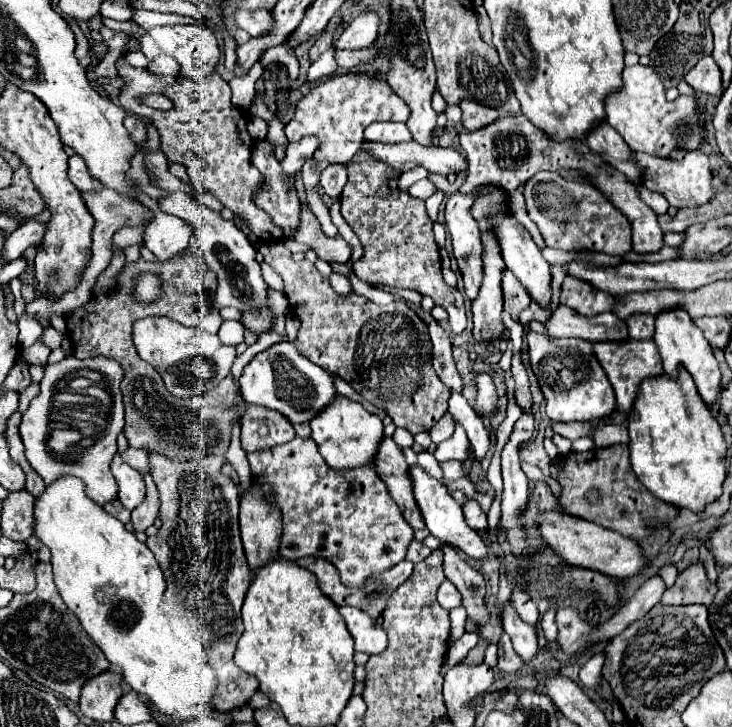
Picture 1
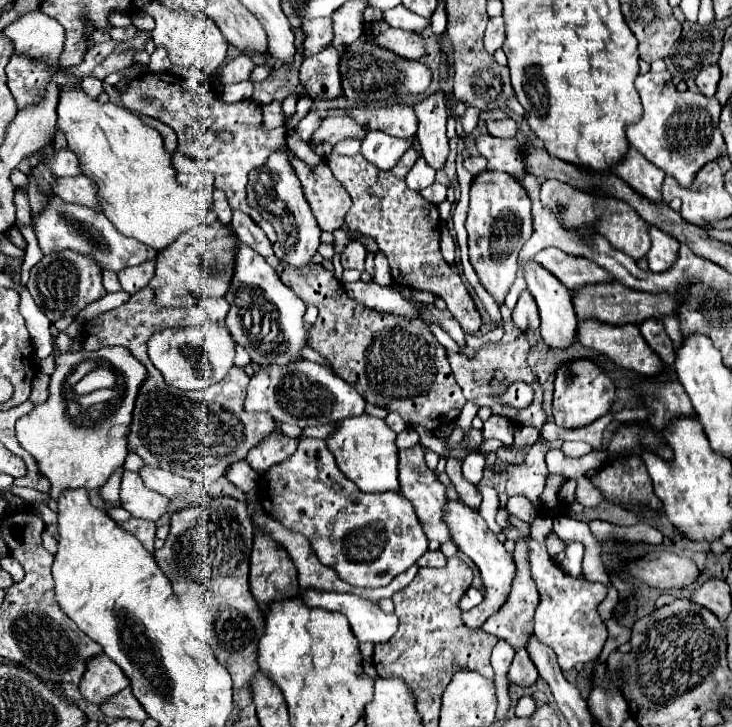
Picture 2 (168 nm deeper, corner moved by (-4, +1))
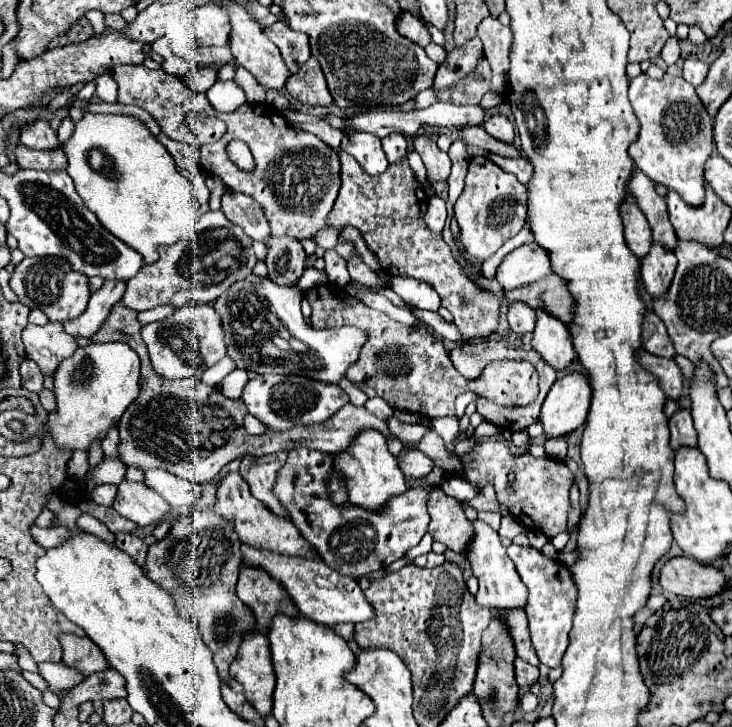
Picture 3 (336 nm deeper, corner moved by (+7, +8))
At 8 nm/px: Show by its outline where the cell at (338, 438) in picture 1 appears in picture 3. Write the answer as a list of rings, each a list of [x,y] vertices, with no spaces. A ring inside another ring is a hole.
[[[373,430],[361,432],[361,436],[357,436],[353,448],[347,448],[345,452],[337,454],[335,468],[341,468],[341,472],[345,472],[345,476],[349,476],[349,502],[359,508],[371,510],[371,512],[383,510],[393,496],[399,496],[409,490],[397,458],[393,454],[389,454],[389,450],[387,450],[387,440],[383,436],[379,436],[379,432],[373,432]]]

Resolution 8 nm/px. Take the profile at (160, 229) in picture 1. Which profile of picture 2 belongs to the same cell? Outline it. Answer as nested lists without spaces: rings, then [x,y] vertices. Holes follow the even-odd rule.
[[[150,259],[150,261],[144,261],[142,265],[136,265],[136,267],[126,267],[118,273],[118,279],[122,283],[122,289],[128,291],[128,293],[134,293],[138,291],[140,287],[146,287],[148,281],[152,279],[154,275],[154,269],[156,269],[156,259]]]

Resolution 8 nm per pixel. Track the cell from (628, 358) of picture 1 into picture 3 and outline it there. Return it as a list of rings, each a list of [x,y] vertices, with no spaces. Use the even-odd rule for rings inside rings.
[[[679,410],[673,418],[669,418],[671,428],[671,448],[695,448],[697,446],[697,432],[693,428],[693,418],[689,410]]]

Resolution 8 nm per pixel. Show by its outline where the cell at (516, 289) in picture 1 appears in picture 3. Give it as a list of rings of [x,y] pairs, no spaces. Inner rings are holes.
[[[513,304],[509,306],[507,318],[509,318],[509,326],[513,332],[527,334],[527,332],[533,332],[535,328],[537,312],[533,308],[525,308],[525,304]]]

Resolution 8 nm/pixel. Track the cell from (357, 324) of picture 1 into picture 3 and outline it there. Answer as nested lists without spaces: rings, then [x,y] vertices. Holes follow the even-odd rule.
[[[333,284],[303,290],[303,296],[313,308],[313,328],[361,326],[369,332],[369,344],[361,350],[361,360],[347,372],[347,378],[367,396],[381,396],[397,410],[407,410],[427,418],[455,416],[455,398],[469,391],[471,380],[462,377],[453,367],[443,342],[437,340],[425,326],[405,326],[395,322],[387,314],[367,308],[363,302]]]

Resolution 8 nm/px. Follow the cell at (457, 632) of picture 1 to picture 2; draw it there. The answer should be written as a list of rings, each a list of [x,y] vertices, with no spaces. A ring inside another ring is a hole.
[[[446,501],[444,503],[444,515],[442,515],[446,527],[448,527],[448,533],[450,533],[450,539],[458,545],[458,549],[462,553],[466,553],[474,563],[476,567],[480,569],[480,575],[482,575],[482,583],[486,587],[486,599],[474,607],[472,611],[466,611],[462,613],[462,621],[464,625],[468,627],[480,627],[484,623],[484,619],[488,619],[488,615],[496,613],[508,599],[508,591],[510,591],[510,583],[514,579],[514,559],[512,555],[504,549],[504,545],[496,539],[496,535],[488,529],[488,525],[484,523],[484,519],[480,519],[478,511],[470,509],[468,505],[460,503],[460,501]]]

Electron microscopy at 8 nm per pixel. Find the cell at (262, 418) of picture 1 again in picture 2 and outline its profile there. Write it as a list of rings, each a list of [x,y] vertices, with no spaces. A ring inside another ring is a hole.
[[[276,425],[272,433],[268,433],[256,447],[252,447],[246,461],[250,463],[250,467],[254,471],[264,473],[268,467],[288,459],[288,455],[292,455],[296,451],[296,445],[298,445],[298,441],[284,435]]]

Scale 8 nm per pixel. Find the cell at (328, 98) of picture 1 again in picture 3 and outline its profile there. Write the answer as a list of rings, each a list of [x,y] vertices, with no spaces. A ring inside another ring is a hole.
[[[393,134],[393,136],[387,136],[385,140],[383,140],[383,150],[385,150],[385,154],[387,154],[387,160],[391,162],[391,164],[397,164],[397,162],[401,162],[405,156],[407,156],[407,140],[405,140],[405,136],[399,136],[399,134]]]

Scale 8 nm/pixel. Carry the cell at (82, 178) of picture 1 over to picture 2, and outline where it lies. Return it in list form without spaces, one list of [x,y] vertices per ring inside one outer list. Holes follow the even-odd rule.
[[[70,149],[58,151],[54,155],[54,159],[50,161],[50,167],[52,167],[56,177],[76,177],[76,175],[82,175],[80,163],[78,163],[74,151],[70,151]]]

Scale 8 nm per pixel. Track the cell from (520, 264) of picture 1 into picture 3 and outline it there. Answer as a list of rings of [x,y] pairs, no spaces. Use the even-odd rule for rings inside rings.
[[[537,310],[537,328],[533,332],[533,348],[557,372],[563,372],[575,360],[567,326],[559,320],[553,320],[553,316],[541,310]]]

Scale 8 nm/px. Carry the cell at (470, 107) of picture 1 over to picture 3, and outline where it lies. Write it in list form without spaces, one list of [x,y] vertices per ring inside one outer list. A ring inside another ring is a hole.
[[[495,114],[495,116],[489,116],[489,120],[485,120],[483,128],[497,140],[501,142],[507,142],[511,144],[513,138],[515,138],[515,132],[513,132],[513,124],[503,116],[503,114]]]

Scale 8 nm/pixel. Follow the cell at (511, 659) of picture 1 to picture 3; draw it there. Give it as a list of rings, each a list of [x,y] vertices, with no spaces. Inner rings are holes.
[[[517,658],[517,660],[515,660],[515,674],[517,674],[519,686],[531,686],[531,684],[535,684],[537,678],[539,678],[539,668],[527,664],[527,662],[521,660],[521,658]]]

